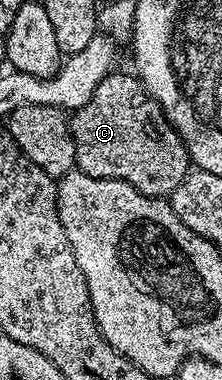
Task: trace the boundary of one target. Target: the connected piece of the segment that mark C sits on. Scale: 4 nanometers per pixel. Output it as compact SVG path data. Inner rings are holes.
M111 71L100 83L100 87L96 87L92 99L88 99L84 107L73 110L70 117L77 168L90 177L116 179L128 183L136 187L136 191L149 197L169 198L170 194L176 191L176 187L180 187L187 173L191 172L190 152L172 127L170 120L164 115L158 100L146 90L141 80L133 72L130 72L131 74L118 72Z

